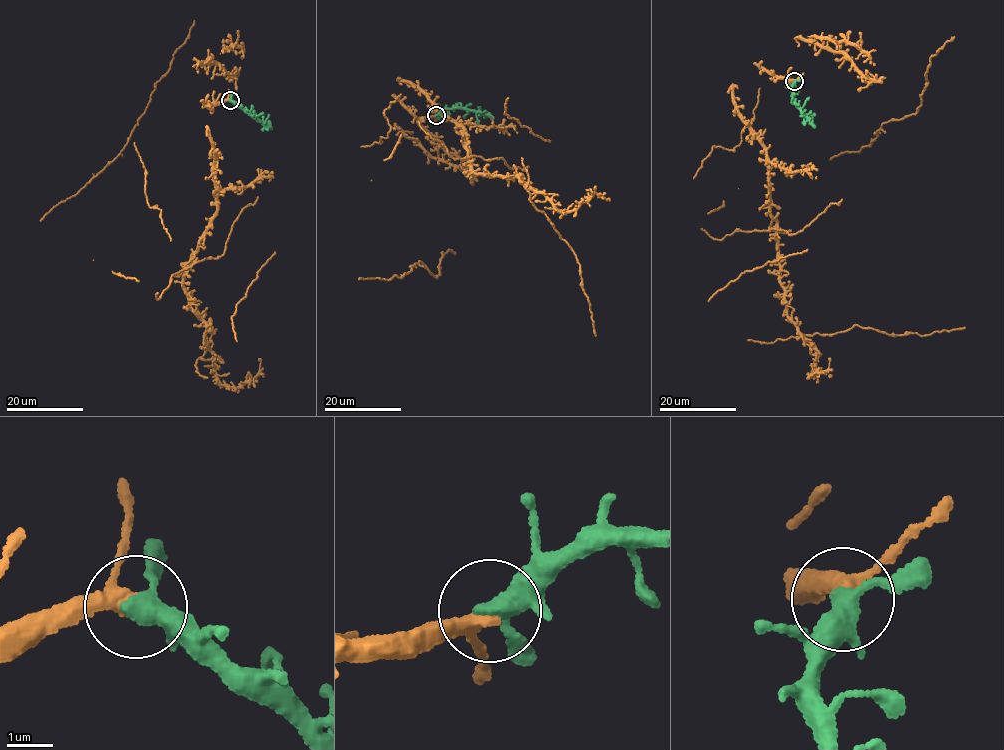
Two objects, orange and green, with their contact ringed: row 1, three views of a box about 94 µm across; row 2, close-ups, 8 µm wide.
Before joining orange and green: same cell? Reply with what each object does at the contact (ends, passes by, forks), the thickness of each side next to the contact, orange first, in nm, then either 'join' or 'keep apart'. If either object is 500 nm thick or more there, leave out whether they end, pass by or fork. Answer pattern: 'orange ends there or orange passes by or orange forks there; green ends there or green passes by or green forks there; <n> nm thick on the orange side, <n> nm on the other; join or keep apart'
orange passes by; green forks there; 280 nm thick on the orange side, 300 nm on the other; join

